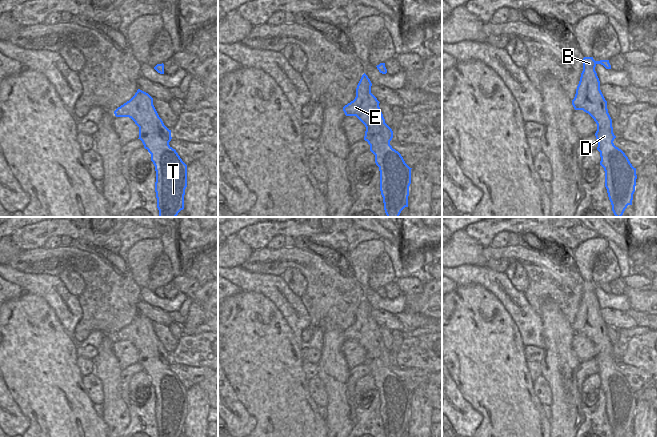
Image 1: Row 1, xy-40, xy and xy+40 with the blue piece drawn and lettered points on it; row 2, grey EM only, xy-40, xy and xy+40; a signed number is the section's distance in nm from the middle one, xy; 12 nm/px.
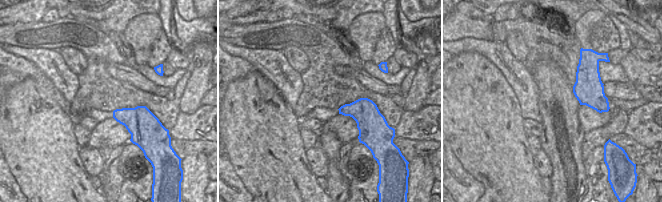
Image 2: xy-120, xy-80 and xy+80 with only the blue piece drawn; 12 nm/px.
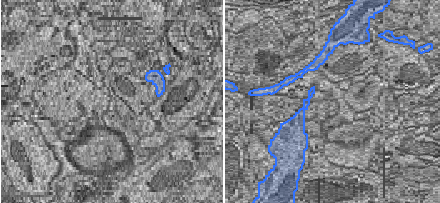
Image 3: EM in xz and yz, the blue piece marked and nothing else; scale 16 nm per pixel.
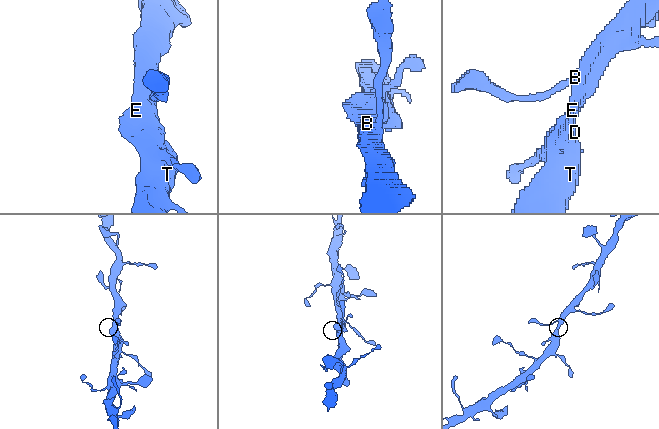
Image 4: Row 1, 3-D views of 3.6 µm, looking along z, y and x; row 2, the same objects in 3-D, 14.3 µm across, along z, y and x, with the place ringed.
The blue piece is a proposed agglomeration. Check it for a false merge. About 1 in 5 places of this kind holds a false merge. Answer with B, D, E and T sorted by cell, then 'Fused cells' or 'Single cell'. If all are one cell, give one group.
Groups: B D E T. Single cell

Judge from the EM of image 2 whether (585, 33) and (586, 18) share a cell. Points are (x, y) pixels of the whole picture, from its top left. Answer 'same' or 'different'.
same

